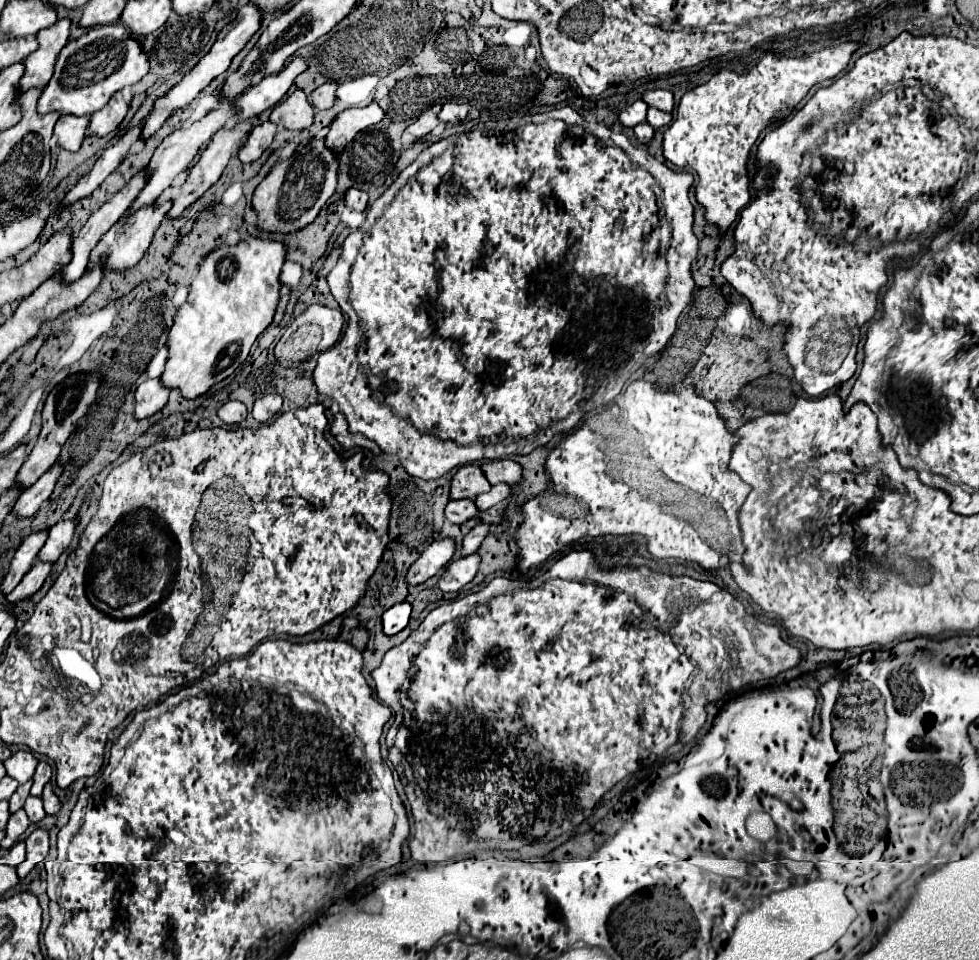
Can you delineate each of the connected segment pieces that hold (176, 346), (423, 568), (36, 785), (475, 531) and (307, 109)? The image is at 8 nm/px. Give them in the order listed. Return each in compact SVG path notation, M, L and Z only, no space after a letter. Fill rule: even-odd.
M249 237L231 247L217 247L211 251L201 267L197 277L191 283L191 291L187 303L179 309L175 317L175 325L169 331L169 359L165 371L161 375L163 385L175 389L179 387L183 397L195 399L203 395L211 385L229 377L249 355L249 349L257 341L257 337L271 325L279 297L281 297L281 269L287 259L287 245L283 241Z
M445 537L445 539L433 541L421 553L421 557L411 565L411 569L407 573L407 583L409 585L425 583L429 577L437 575L451 561L453 553L455 553L455 539Z
M41 761L41 763L37 765L35 775L33 775L33 787L31 787L31 793L39 795L49 779L51 779L51 765L49 765L47 761Z
M487 523L475 525L475 527L467 533L467 537L463 539L463 555L475 553L475 551L481 547L483 539L487 537L487 533L489 533L489 525L487 525Z
M295 89L285 101L277 103L269 121L283 125L285 129L307 129L313 123L315 107L303 89Z

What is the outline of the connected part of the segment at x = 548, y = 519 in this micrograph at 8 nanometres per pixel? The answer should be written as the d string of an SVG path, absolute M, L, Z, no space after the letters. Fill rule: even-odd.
M639 379L639 381L633 381L613 403L609 409L605 408L602 411L596 413L593 419L583 425L581 429L573 431L555 451L551 451L549 459L547 459L547 471L551 475L551 481L553 481L553 493L549 497L545 497L543 501L529 501L525 507L523 507L523 513L525 513L525 521L523 525L519 527L519 533L515 535L517 539L517 545L521 547L521 561L519 561L519 567L521 572L525 574L530 568L541 565L545 559L549 559L553 553L557 553L563 545L571 543L573 539L581 539L581 537L597 537L597 535L643 535L647 539L647 549L651 551L651 555L659 557L659 559L685 559L685 561L695 561L699 563L701 567L705 569L719 569L719 567L727 567L727 563L741 563L741 557L743 557L743 551L745 547L741 545L741 535L739 535L739 523L737 523L737 511L743 503L743 499L749 495L751 487L747 483L743 483L737 475L729 473L727 471L727 465L729 465L729 457L731 457L731 449L733 445L737 445L737 437L731 435L727 429L725 429L725 423L723 419L717 415L715 407L711 401L695 395L693 387L687 387L687 389L681 389L679 393L675 391L667 391L667 393L661 393L661 391L655 391L651 387L651 383ZM675 481L683 481L683 485L707 485L707 493L701 495L697 491L691 491L689 487L683 487L681 483L675 483ZM732 487L732 494L715 494L715 489L730 489Z

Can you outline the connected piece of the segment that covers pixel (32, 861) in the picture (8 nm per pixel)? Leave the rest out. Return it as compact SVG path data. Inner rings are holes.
M35 829L29 837L27 837L27 859L17 865L17 873L19 879L23 879L37 863L41 863L47 853L49 853L49 833L45 829Z

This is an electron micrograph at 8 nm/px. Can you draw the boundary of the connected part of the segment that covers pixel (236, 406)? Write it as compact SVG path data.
M227 401L219 409L219 417L227 425L237 425L237 423L241 423L241 421L247 419L247 407L243 403L239 403L239 401Z

